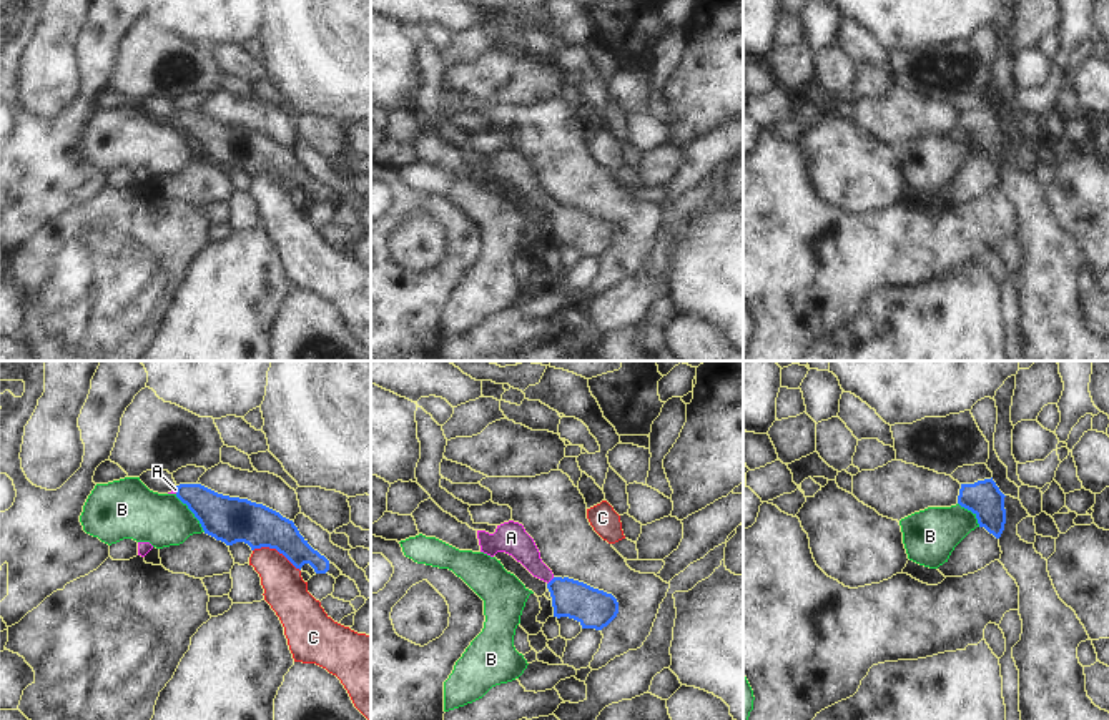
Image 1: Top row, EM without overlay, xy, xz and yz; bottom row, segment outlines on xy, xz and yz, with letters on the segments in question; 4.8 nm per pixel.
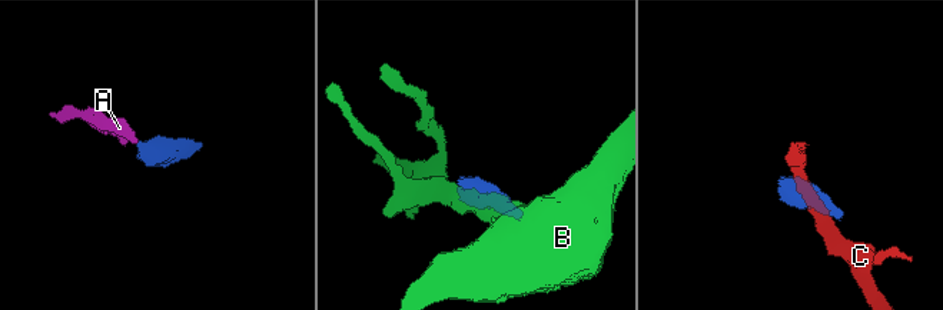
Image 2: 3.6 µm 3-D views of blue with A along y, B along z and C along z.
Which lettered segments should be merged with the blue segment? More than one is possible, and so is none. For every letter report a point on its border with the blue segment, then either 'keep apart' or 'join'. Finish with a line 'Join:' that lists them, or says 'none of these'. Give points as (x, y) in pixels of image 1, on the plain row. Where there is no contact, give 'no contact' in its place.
A: xz (551, 208) | join
B: xy (192, 138) | keep apart
C: xy (276, 177) | keep apart
Join: A

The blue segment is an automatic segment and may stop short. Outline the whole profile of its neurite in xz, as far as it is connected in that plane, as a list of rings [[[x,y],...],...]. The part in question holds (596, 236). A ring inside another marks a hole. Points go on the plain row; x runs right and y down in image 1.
[[[514,148],[497,153],[494,161],[477,158],[481,180],[494,185],[505,180],[520,190],[534,205],[544,208],[552,224],[554,244],[577,248],[582,256],[602,258],[619,241],[619,229],[612,221],[584,210],[555,205],[542,190],[534,166],[524,153]]]

